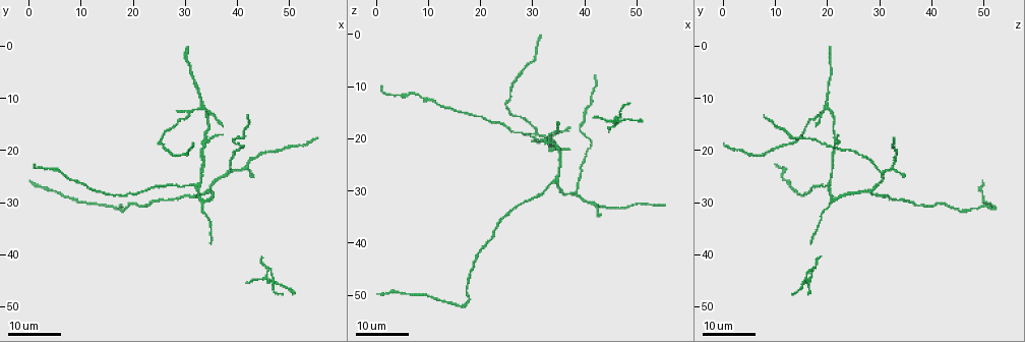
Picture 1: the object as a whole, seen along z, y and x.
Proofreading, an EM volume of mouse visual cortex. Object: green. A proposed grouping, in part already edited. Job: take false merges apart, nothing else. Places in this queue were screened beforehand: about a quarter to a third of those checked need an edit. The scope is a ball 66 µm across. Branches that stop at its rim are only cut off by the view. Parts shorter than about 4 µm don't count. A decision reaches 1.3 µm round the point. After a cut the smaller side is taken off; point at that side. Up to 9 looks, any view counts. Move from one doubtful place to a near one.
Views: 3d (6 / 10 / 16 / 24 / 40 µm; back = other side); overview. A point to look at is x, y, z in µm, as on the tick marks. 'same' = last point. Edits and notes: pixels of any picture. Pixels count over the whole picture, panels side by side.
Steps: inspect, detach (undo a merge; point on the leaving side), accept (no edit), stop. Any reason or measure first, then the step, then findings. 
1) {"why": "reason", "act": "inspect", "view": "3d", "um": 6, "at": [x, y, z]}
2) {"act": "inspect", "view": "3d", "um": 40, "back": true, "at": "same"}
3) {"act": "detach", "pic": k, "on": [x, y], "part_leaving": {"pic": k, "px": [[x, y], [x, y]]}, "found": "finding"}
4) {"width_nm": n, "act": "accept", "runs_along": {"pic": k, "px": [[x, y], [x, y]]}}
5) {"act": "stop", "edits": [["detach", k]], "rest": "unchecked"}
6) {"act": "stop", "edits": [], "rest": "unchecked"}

{"why": "a fork", "act": "inspect", "view": "3d", "um": 16, "at": [38.5, 24.0, 30.5]}

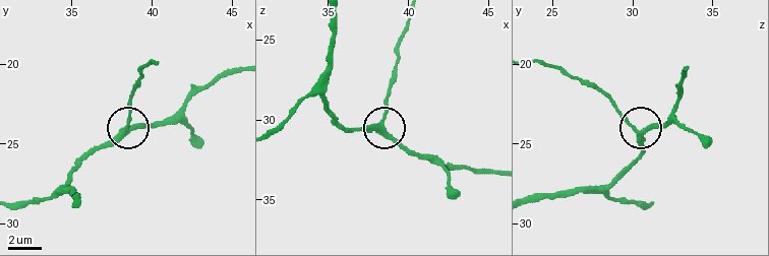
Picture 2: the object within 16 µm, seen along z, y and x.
{"act": "inspect", "view": "3d", "um": 10, "at": [38.4, 24.1, 30.6]}

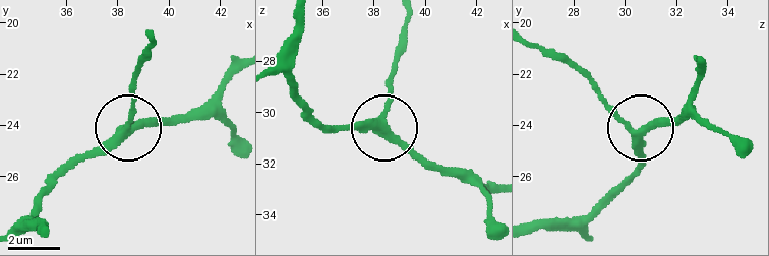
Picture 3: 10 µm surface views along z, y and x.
{"arms": 3, "act": "accept", "runs_along": {"pic": 3, "px": [[46, 235], [39, 202], [65, 170], [124, 132], [168, 119]]}, "found": "all the same neuron"}

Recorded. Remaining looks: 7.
{"why": "small branch off a trunk", "act": "inspect", "view": "3d", "um": 24, "at": [34.5, 27.5, 28.0]}

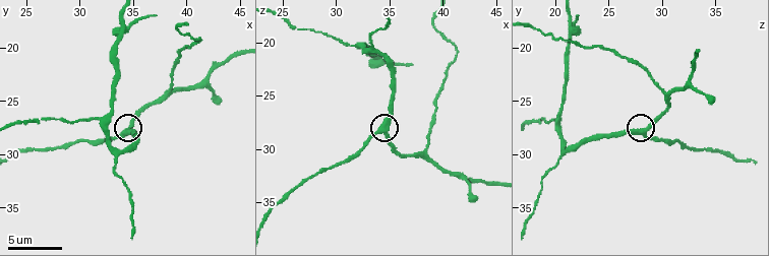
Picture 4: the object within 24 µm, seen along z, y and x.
{"act": "inspect", "view": "3d", "um": 6, "at": [34.6, 27.6, 28.4]}

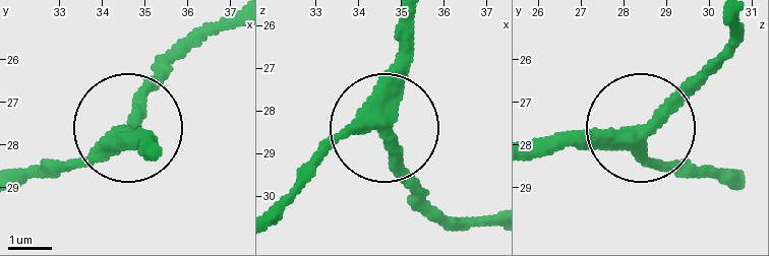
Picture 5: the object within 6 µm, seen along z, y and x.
{"arms": 3, "act": "accept", "runs_along": {"pic": 5, "px": [[410, 24], [388, 144], [450, 217]]}, "found": "one neuron here"}

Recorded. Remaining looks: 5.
{"why": "four-way junction", "act": "inspect", "view": "3d", "um": 24, "at": [33.0, 11.5, 19.5]}

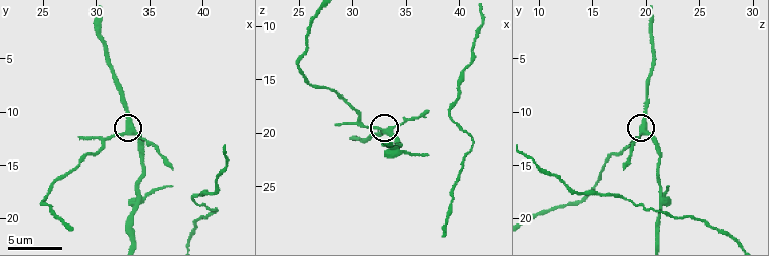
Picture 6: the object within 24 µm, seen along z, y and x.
{"act": "inspect", "view": "3d", "um": 6, "at": [32.8, 11.6, 19.8]}

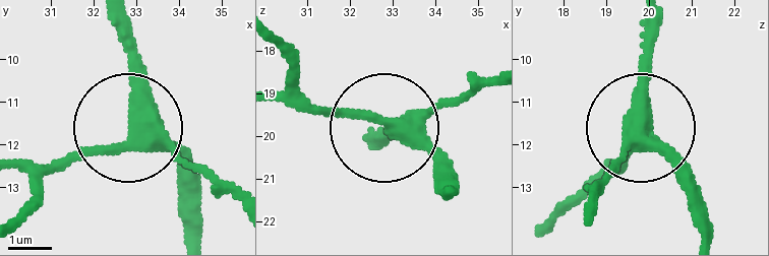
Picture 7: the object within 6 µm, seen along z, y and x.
{"act": "detach", "pic": 7, "on": [200, 171], "part_leaving": {"pic": 7, "px": [[158, 133], [230, 195]]}, "found": "two neurons meet here"}

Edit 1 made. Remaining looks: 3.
{"act": "inspect", "view": "3d", "um": 10, "at": [33.4, 30.0, 20.8]}

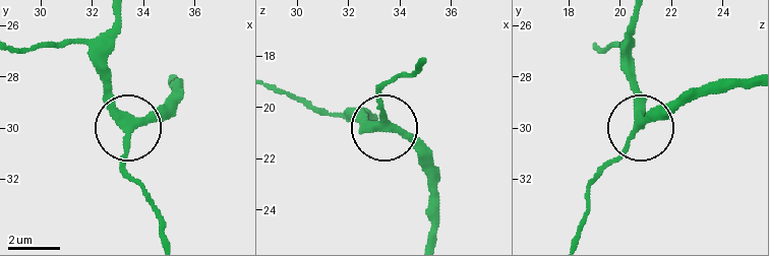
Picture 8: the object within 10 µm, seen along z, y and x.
{"act": "accept", "runs_along": {"pic": 8, "px": [[430, 239], [428, 169], [411, 142], [387, 127], [377, 85]]}, "found": "one neuron here"}

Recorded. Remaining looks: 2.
{"why": "narrows sharply", "act": "inspect", "view": "3d", "um": 16, "at": [33.4, 19.4, 21.4]}

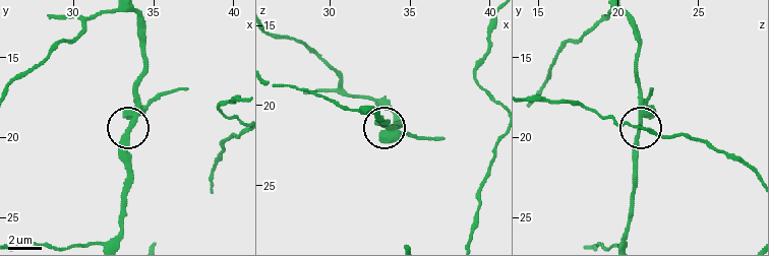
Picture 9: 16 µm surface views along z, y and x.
{"why": "zoom in", "act": "inspect", "view": "3d", "um": 6, "at": [33.6, 19.3, 21.4]}

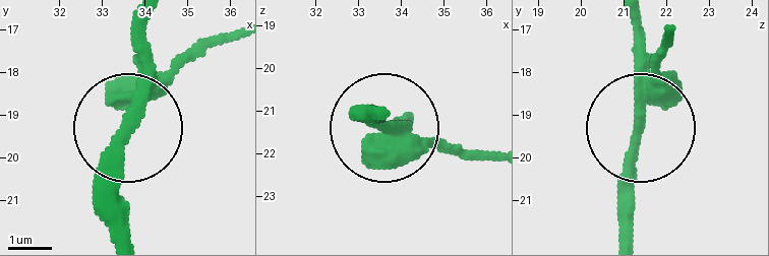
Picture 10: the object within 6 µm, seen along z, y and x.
{"width_nm": 320, "act": "detach", "pic": 10, "on": [198, 55], "part_leaving": {"pic": 10, "px": [[145, 85], [229, 42]]}, "found": "two neurons meet here"}

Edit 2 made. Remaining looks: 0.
{"act": "stop", "edits": [["detach", 7], ["detach", 10]], "rest": "unchecked"}

